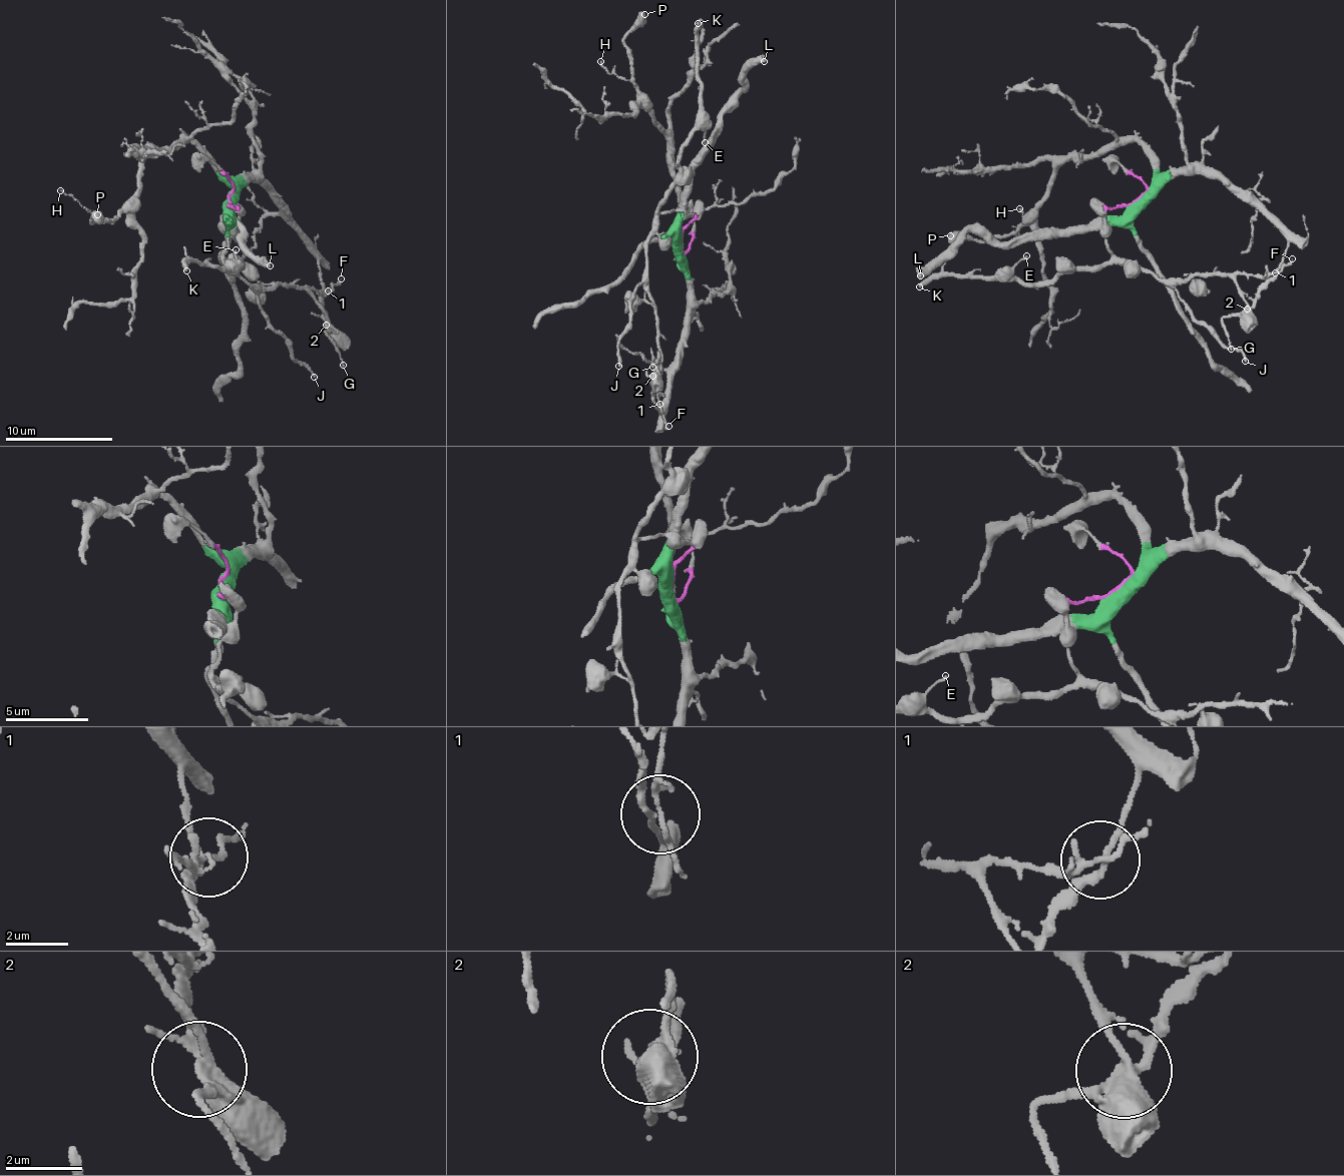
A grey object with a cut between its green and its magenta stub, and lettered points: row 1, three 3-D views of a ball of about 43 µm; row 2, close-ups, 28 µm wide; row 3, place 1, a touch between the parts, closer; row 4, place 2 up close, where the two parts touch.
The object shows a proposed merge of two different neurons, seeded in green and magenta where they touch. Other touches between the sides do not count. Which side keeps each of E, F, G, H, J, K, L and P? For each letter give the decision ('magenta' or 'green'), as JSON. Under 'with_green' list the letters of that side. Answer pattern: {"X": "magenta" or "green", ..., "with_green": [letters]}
{"E": "magenta", "F": "magenta", "G": "green", "H": "green", "J": "magenta", "K": "magenta", "L": "green", "P": "green", "with_green": ["G", "H", "L", "P"]}

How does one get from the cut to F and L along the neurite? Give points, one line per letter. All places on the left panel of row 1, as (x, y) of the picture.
F: (230, 200), (238, 211), (238, 230), (222, 255), (249, 282), (313, 288), (326, 292), (340, 278)
L: (230, 200), (219, 225), (235, 234), (236, 221), (255, 255), (269, 265)

